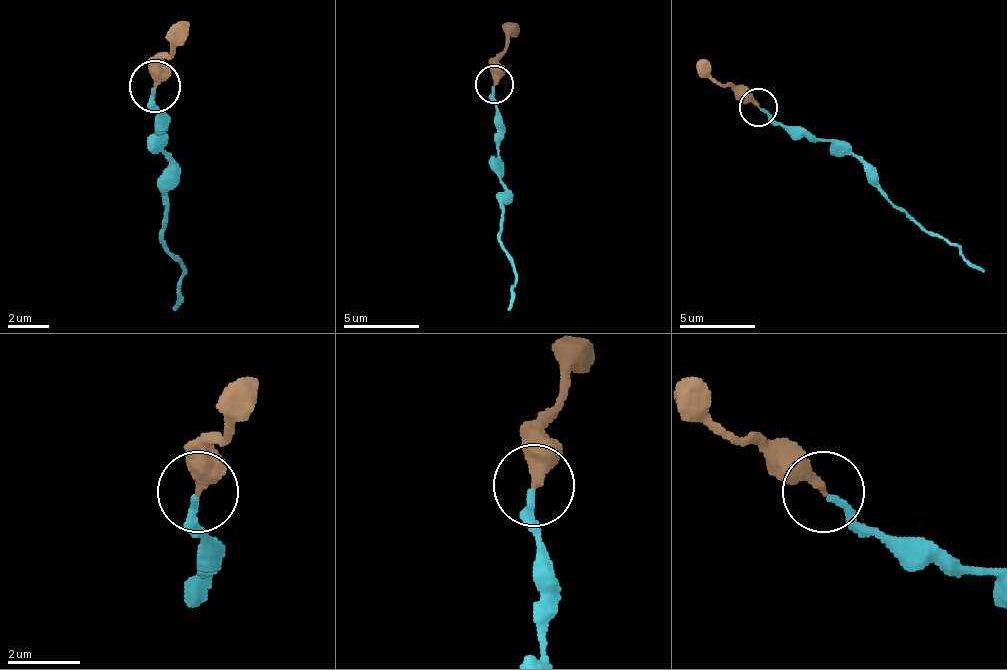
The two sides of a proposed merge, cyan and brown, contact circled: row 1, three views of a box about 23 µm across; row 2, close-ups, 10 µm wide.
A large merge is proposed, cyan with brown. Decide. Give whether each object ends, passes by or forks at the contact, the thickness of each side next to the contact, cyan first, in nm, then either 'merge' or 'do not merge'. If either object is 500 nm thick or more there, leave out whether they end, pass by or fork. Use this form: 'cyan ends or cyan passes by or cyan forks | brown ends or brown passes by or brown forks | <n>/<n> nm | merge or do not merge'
cyan ends | brown ends | 180/360 nm | merge

